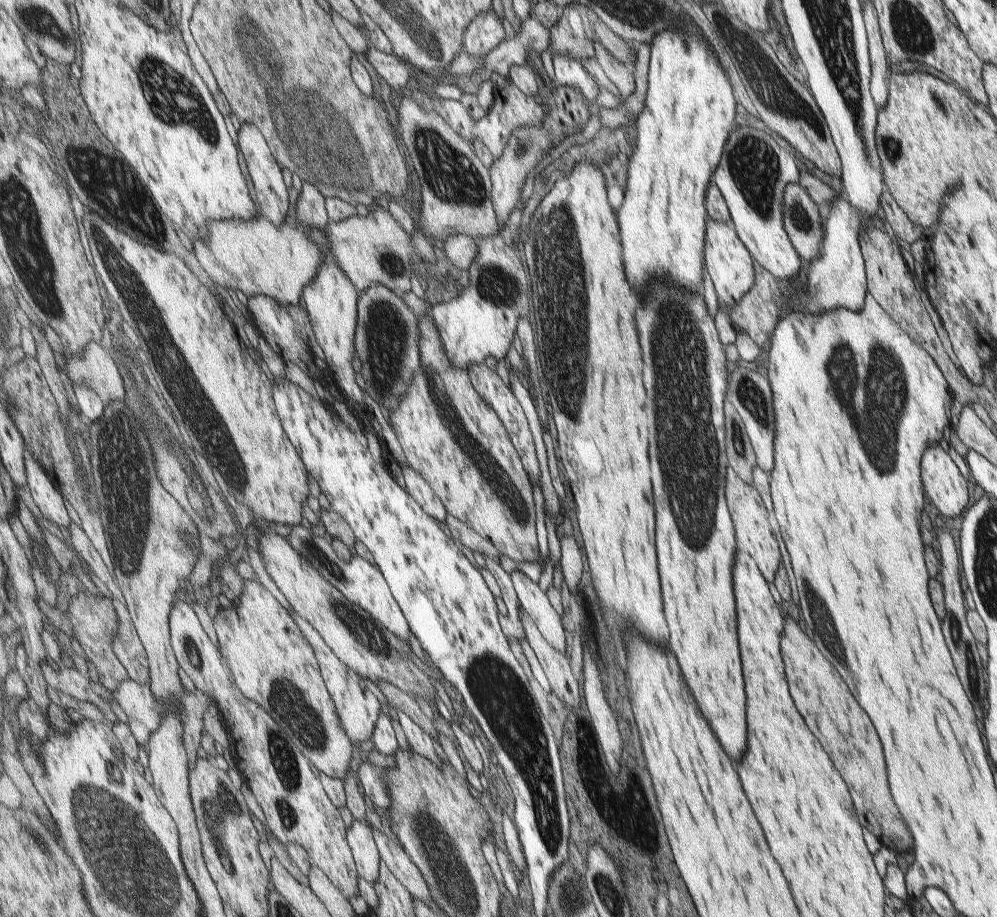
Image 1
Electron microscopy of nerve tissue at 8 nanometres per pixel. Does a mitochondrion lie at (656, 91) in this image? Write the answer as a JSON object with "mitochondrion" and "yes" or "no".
{"mitochondrion":"no"}

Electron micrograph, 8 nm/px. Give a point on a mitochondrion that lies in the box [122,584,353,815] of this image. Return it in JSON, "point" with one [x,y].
{"point":[291,706]}

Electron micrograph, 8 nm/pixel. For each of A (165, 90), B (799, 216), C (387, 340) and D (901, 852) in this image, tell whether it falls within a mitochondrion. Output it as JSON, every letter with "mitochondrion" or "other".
{"A":"mitochondrion","B":"mitochondrion","C":"mitochondrion","D":"other"}

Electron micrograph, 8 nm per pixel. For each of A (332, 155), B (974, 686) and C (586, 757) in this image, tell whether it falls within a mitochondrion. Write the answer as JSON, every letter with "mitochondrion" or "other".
{"A":"mitochondrion","B":"other","C":"other"}

